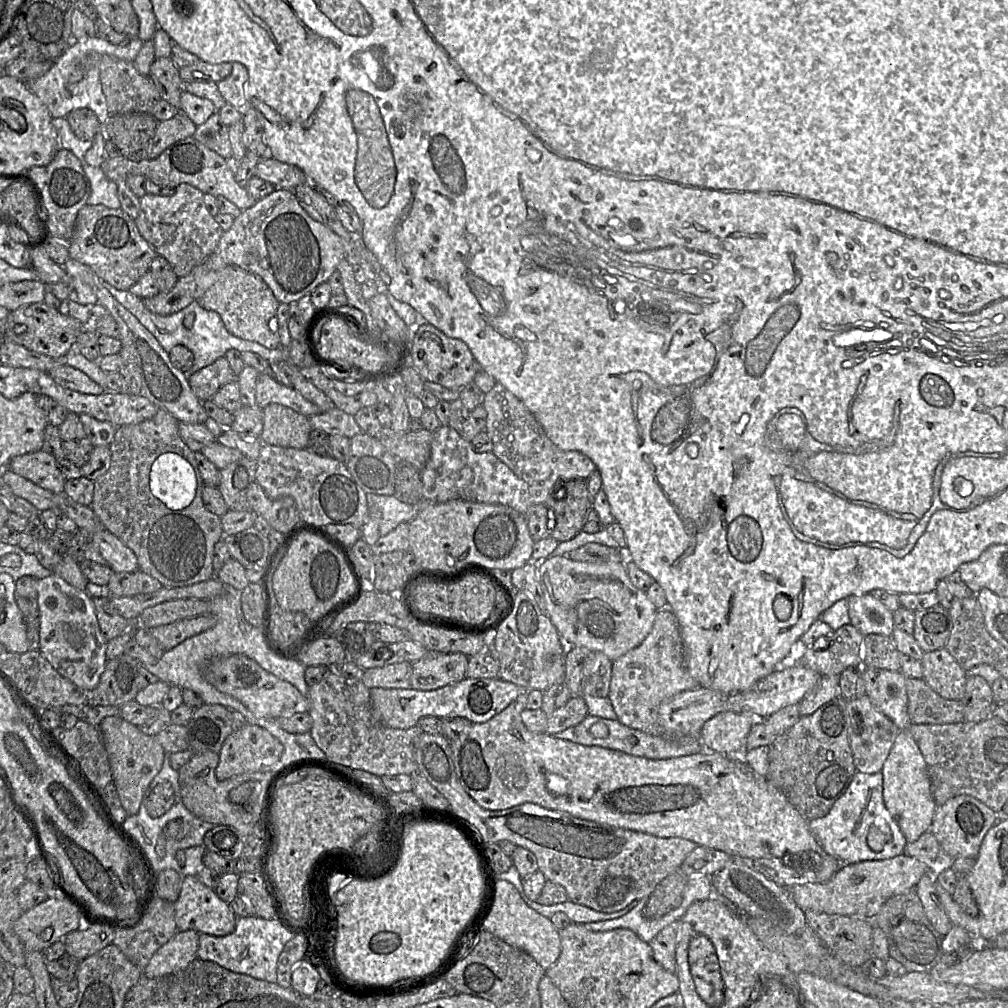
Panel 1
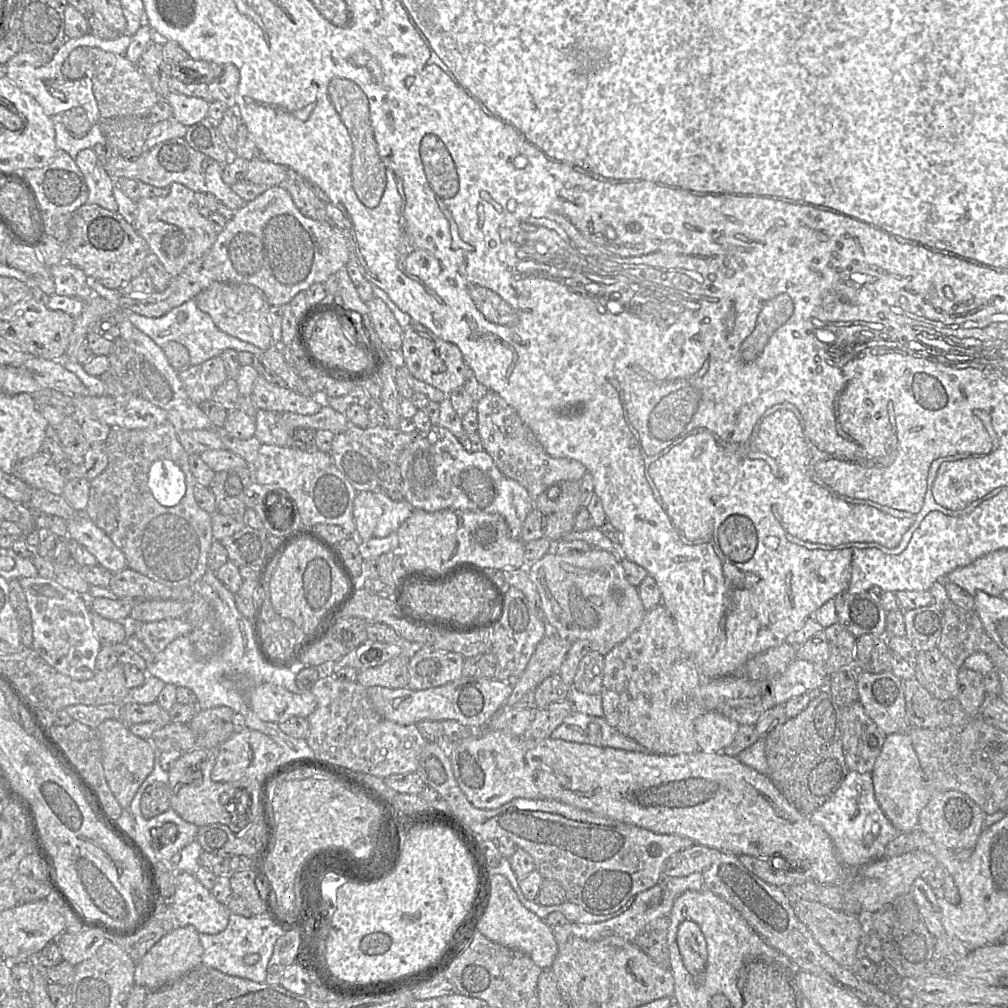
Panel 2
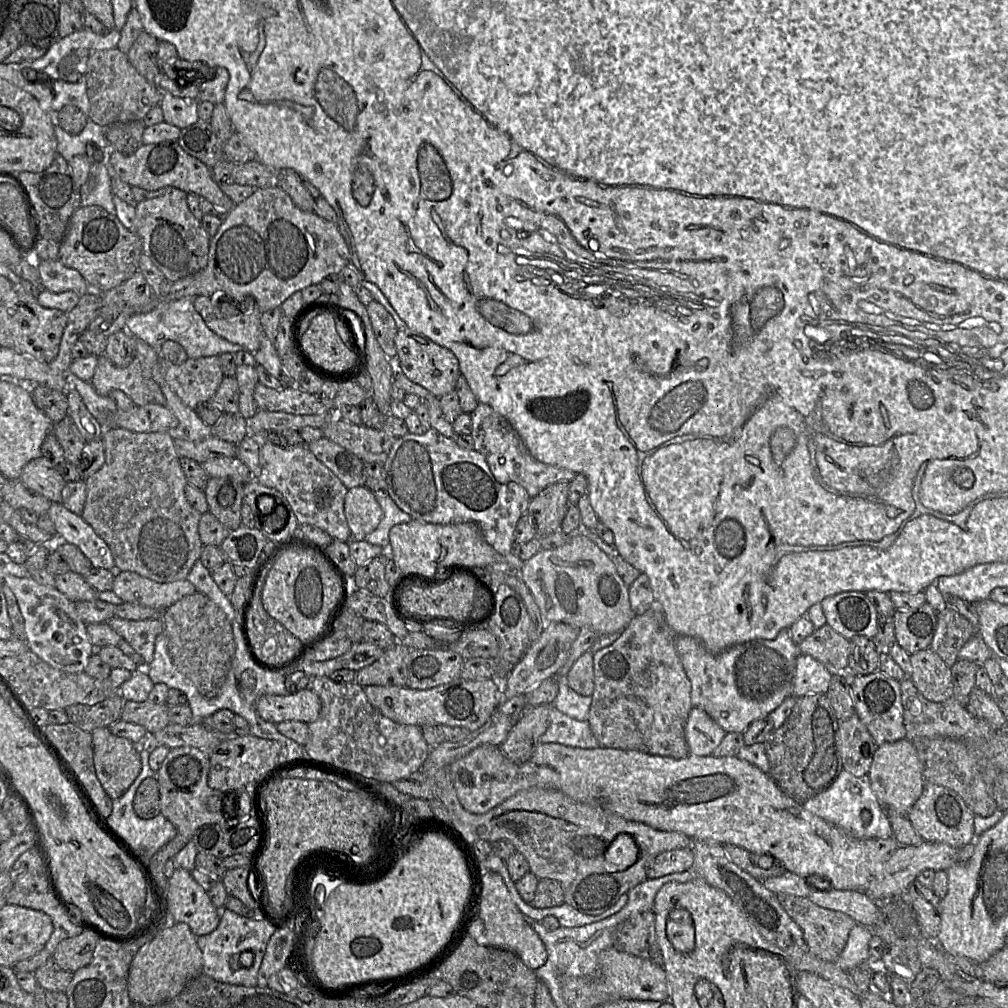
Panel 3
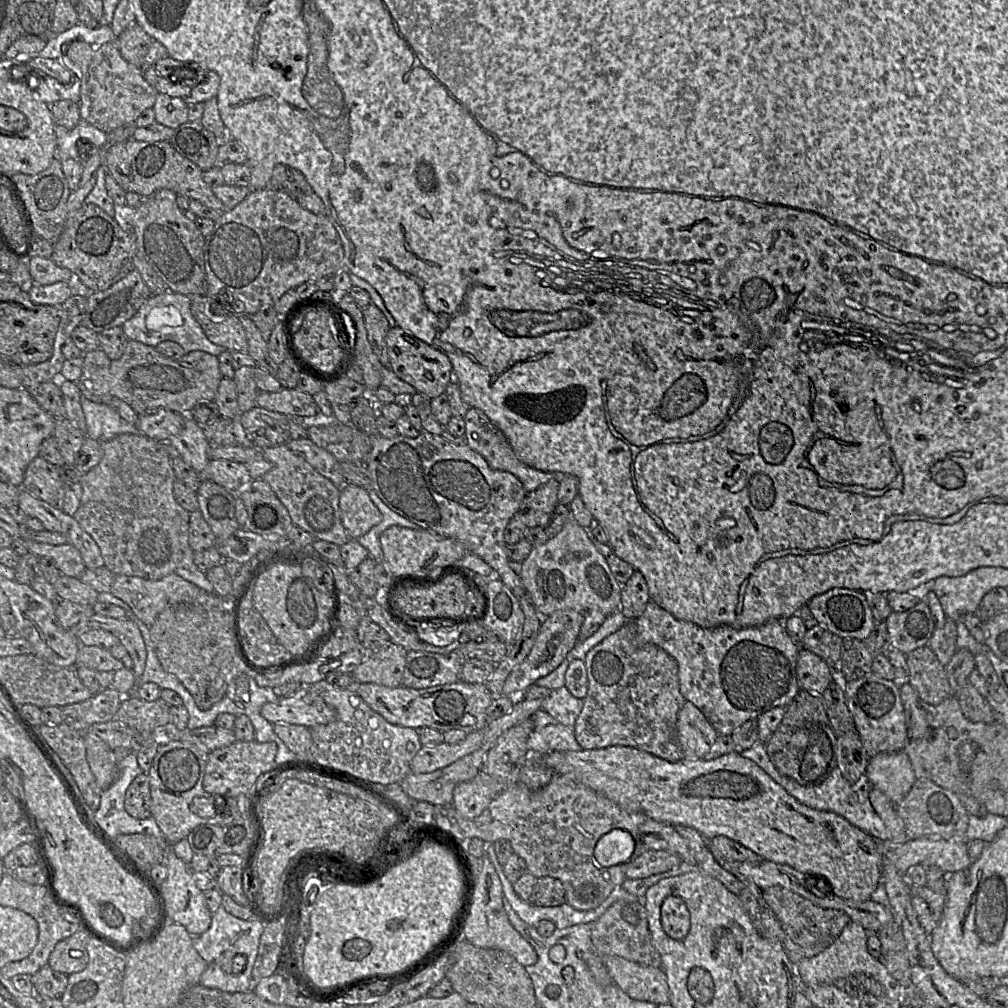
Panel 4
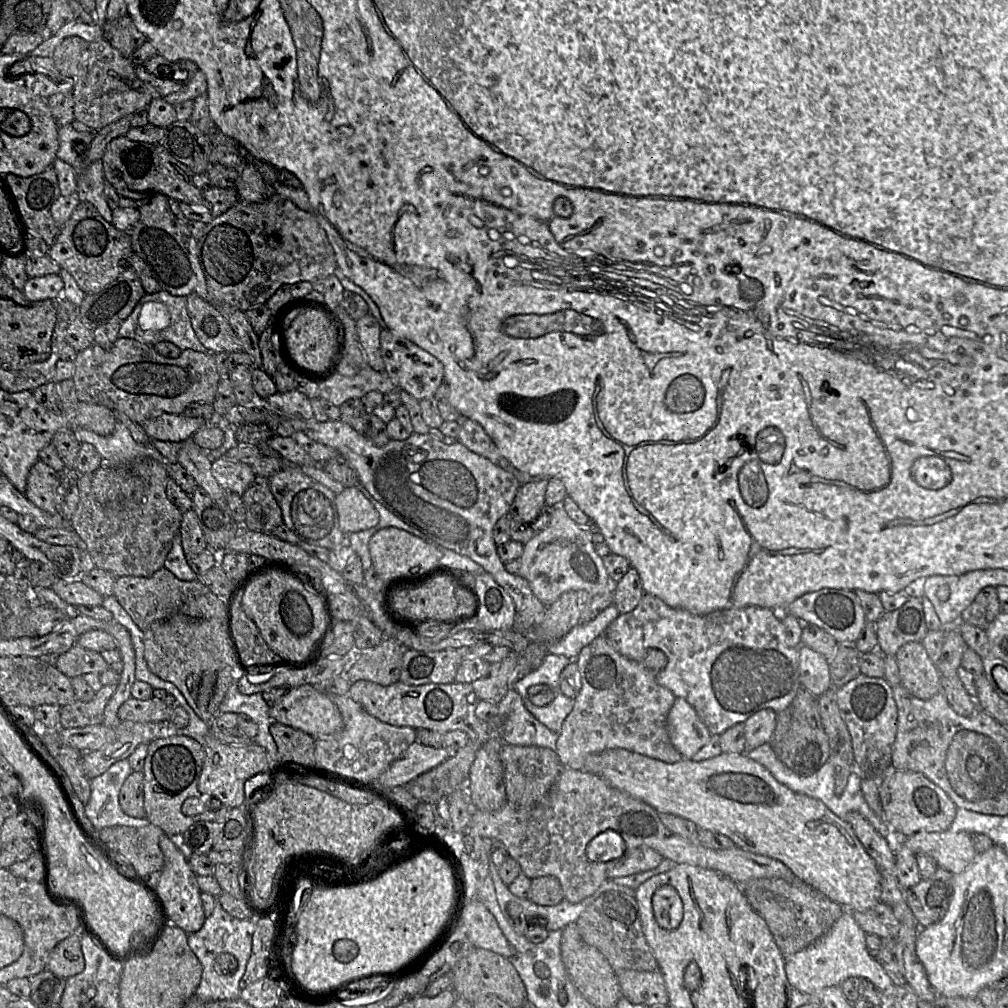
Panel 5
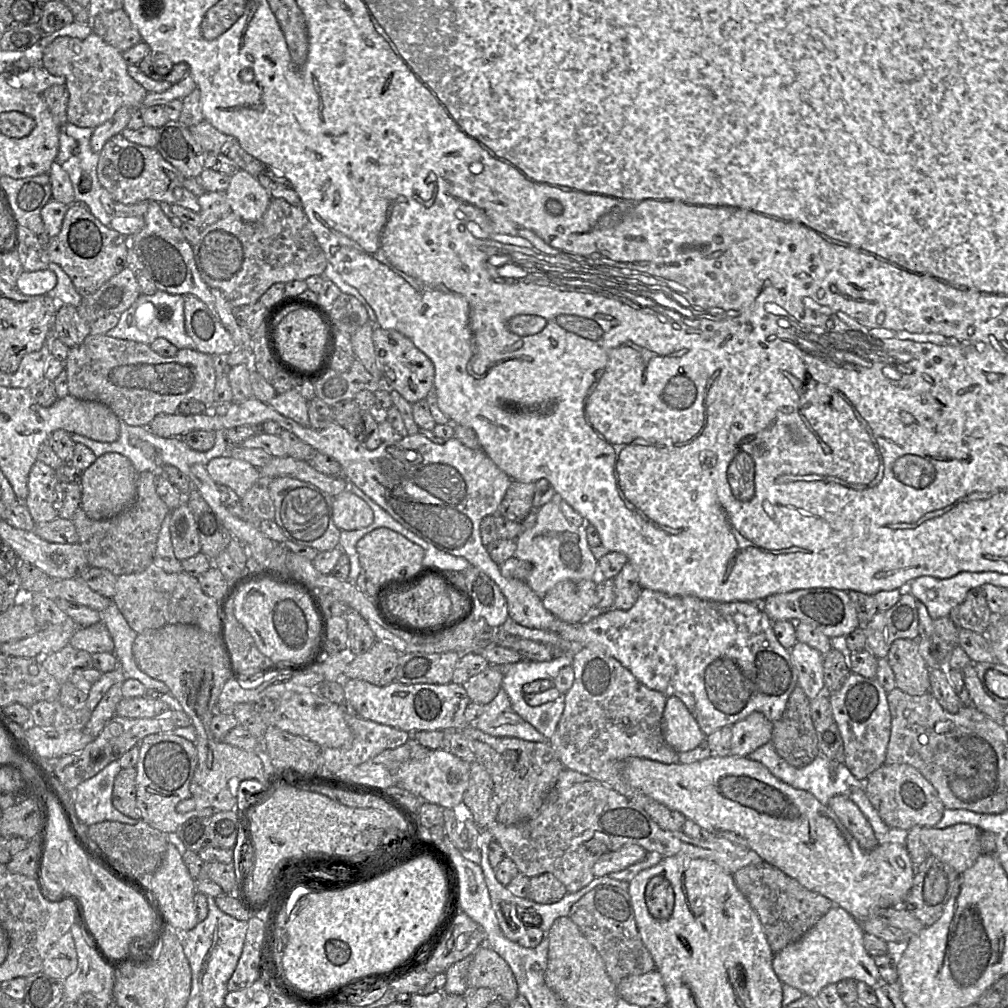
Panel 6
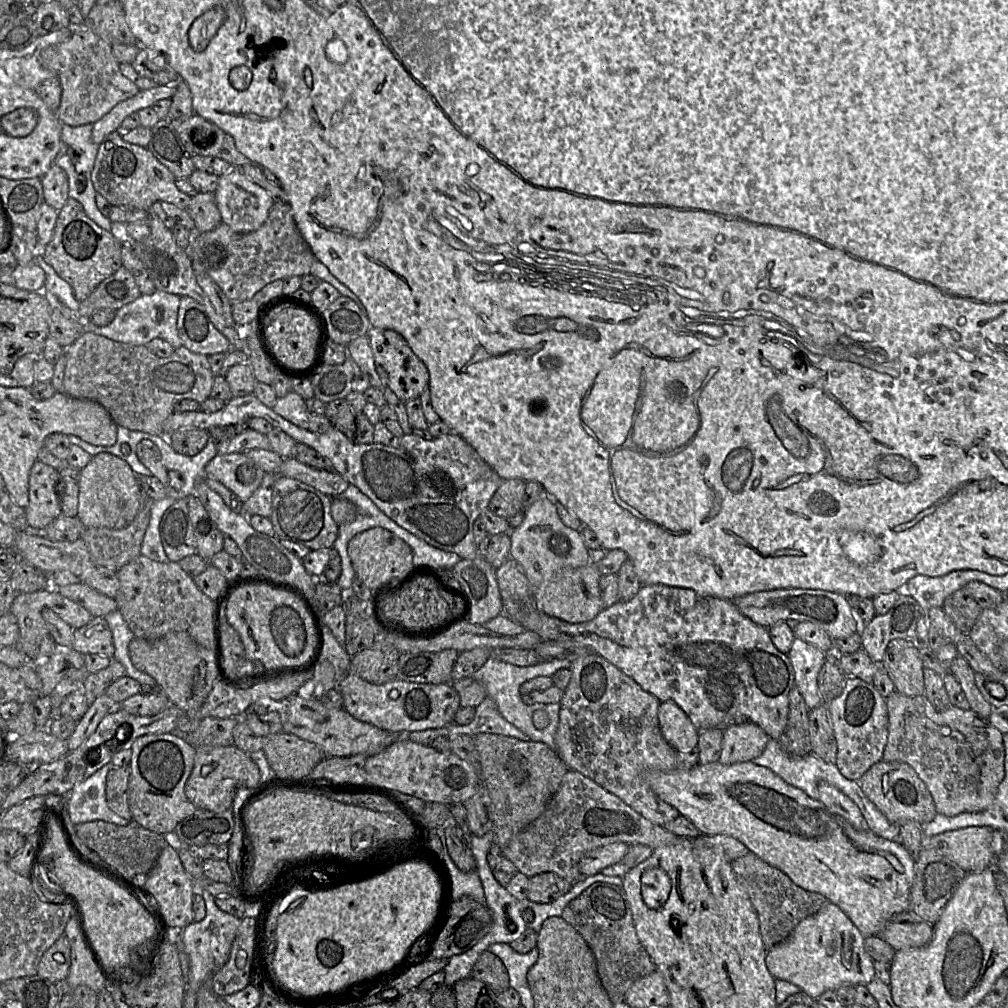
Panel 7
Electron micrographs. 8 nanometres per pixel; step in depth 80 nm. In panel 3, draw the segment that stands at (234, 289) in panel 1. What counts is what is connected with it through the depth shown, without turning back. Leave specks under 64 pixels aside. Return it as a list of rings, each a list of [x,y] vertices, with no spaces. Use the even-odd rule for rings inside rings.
[[[196,296],[193,298],[196,311],[201,315],[207,327],[220,337],[241,345],[244,350],[255,353],[264,336],[260,322],[261,314],[253,297],[246,297],[238,308],[240,313],[232,317],[217,317],[214,311],[214,298]]]

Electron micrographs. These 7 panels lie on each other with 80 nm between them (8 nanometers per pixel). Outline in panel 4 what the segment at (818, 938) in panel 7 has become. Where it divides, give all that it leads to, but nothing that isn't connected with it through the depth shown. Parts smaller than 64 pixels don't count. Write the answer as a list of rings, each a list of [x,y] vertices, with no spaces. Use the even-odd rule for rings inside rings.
[[[849,921],[834,942],[819,954],[805,958],[795,964],[796,973],[802,986],[837,983],[854,972],[863,972],[867,976],[875,978],[882,984],[885,997],[891,1002],[899,1002],[903,994],[903,986],[891,976],[886,967],[872,957],[867,950],[868,931],[860,924]]]

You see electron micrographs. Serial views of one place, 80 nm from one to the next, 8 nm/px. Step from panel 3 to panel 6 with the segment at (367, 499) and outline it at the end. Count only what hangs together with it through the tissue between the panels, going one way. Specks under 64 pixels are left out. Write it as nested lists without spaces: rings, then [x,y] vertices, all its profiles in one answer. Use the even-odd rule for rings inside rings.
[[[345,490],[332,499],[334,525],[340,531],[352,531],[369,526],[373,511],[361,498]]]

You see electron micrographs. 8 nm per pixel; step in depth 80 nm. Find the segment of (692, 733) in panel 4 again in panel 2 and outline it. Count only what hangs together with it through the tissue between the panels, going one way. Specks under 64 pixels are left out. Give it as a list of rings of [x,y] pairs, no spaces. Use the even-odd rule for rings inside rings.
[[[704,712],[695,721],[695,738],[699,750],[722,753],[738,732],[740,725],[719,712]]]

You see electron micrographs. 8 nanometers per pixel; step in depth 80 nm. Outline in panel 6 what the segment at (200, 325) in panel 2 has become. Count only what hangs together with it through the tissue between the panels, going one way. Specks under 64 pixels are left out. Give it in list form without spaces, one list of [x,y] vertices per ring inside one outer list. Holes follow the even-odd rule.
[[[159,290],[152,295],[141,294],[133,305],[119,316],[117,325],[109,330],[106,335],[147,345],[158,338],[165,338],[178,350],[194,349],[194,342],[185,330],[184,296],[171,295]]]

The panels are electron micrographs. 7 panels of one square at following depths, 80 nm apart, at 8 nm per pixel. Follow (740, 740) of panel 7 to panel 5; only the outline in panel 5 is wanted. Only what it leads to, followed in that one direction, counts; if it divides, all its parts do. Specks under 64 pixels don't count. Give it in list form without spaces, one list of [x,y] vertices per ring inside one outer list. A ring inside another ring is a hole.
[[[763,709],[750,718],[744,724],[745,753],[769,743],[776,726],[777,713],[772,709]]]

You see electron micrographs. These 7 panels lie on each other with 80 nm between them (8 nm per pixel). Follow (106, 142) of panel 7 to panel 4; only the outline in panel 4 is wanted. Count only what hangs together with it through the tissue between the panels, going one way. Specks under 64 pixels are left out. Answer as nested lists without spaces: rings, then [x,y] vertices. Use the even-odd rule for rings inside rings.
[[[129,139],[115,145],[107,145],[104,150],[104,164],[115,181],[126,192],[150,195],[161,189],[169,189],[177,195],[197,200],[203,205],[225,212],[224,205],[202,179],[203,170],[189,159],[179,154],[169,141],[143,142]]]

